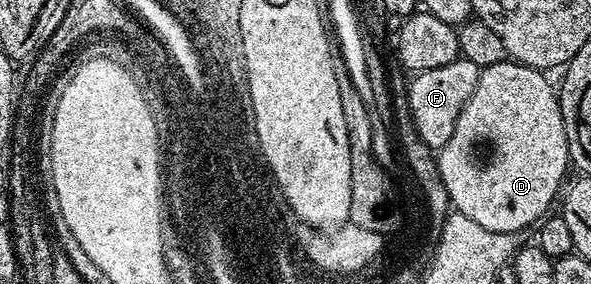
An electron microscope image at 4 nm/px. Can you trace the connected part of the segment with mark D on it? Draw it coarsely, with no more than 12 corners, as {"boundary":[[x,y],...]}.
{"boundary":[[482,68],[438,148],[450,206],[519,233],[569,167],[554,86]]}

